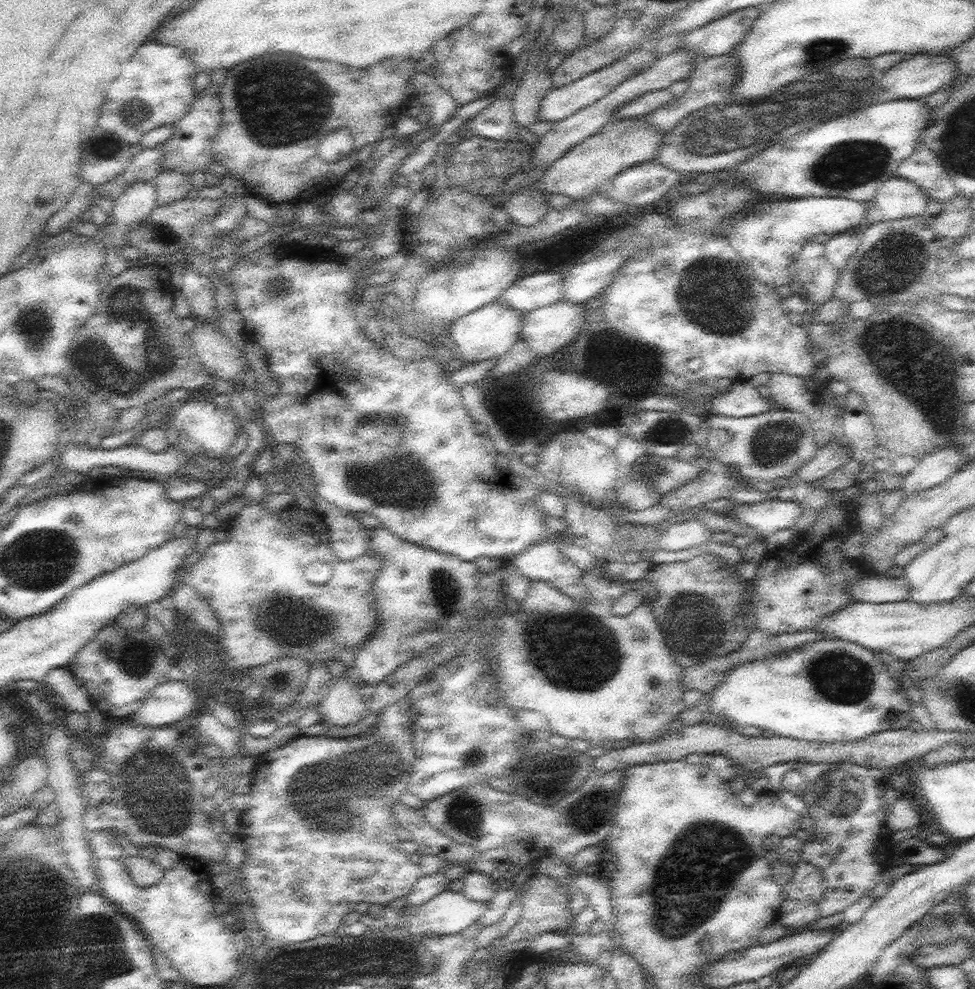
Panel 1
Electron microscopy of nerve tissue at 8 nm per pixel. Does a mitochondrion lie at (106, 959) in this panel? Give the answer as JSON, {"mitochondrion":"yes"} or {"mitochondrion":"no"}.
{"mitochondrion":"yes"}

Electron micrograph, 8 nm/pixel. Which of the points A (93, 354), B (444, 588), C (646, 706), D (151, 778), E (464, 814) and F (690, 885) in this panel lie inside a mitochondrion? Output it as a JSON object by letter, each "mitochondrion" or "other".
{"A":"mitochondrion","B":"mitochondrion","C":"other","D":"mitochondrion","E":"mitochondrion","F":"mitochondrion"}

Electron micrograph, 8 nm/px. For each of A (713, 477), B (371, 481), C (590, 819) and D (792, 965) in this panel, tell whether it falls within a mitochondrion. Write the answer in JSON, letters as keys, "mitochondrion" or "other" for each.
{"A":"other","B":"mitochondrion","C":"mitochondrion","D":"other"}

